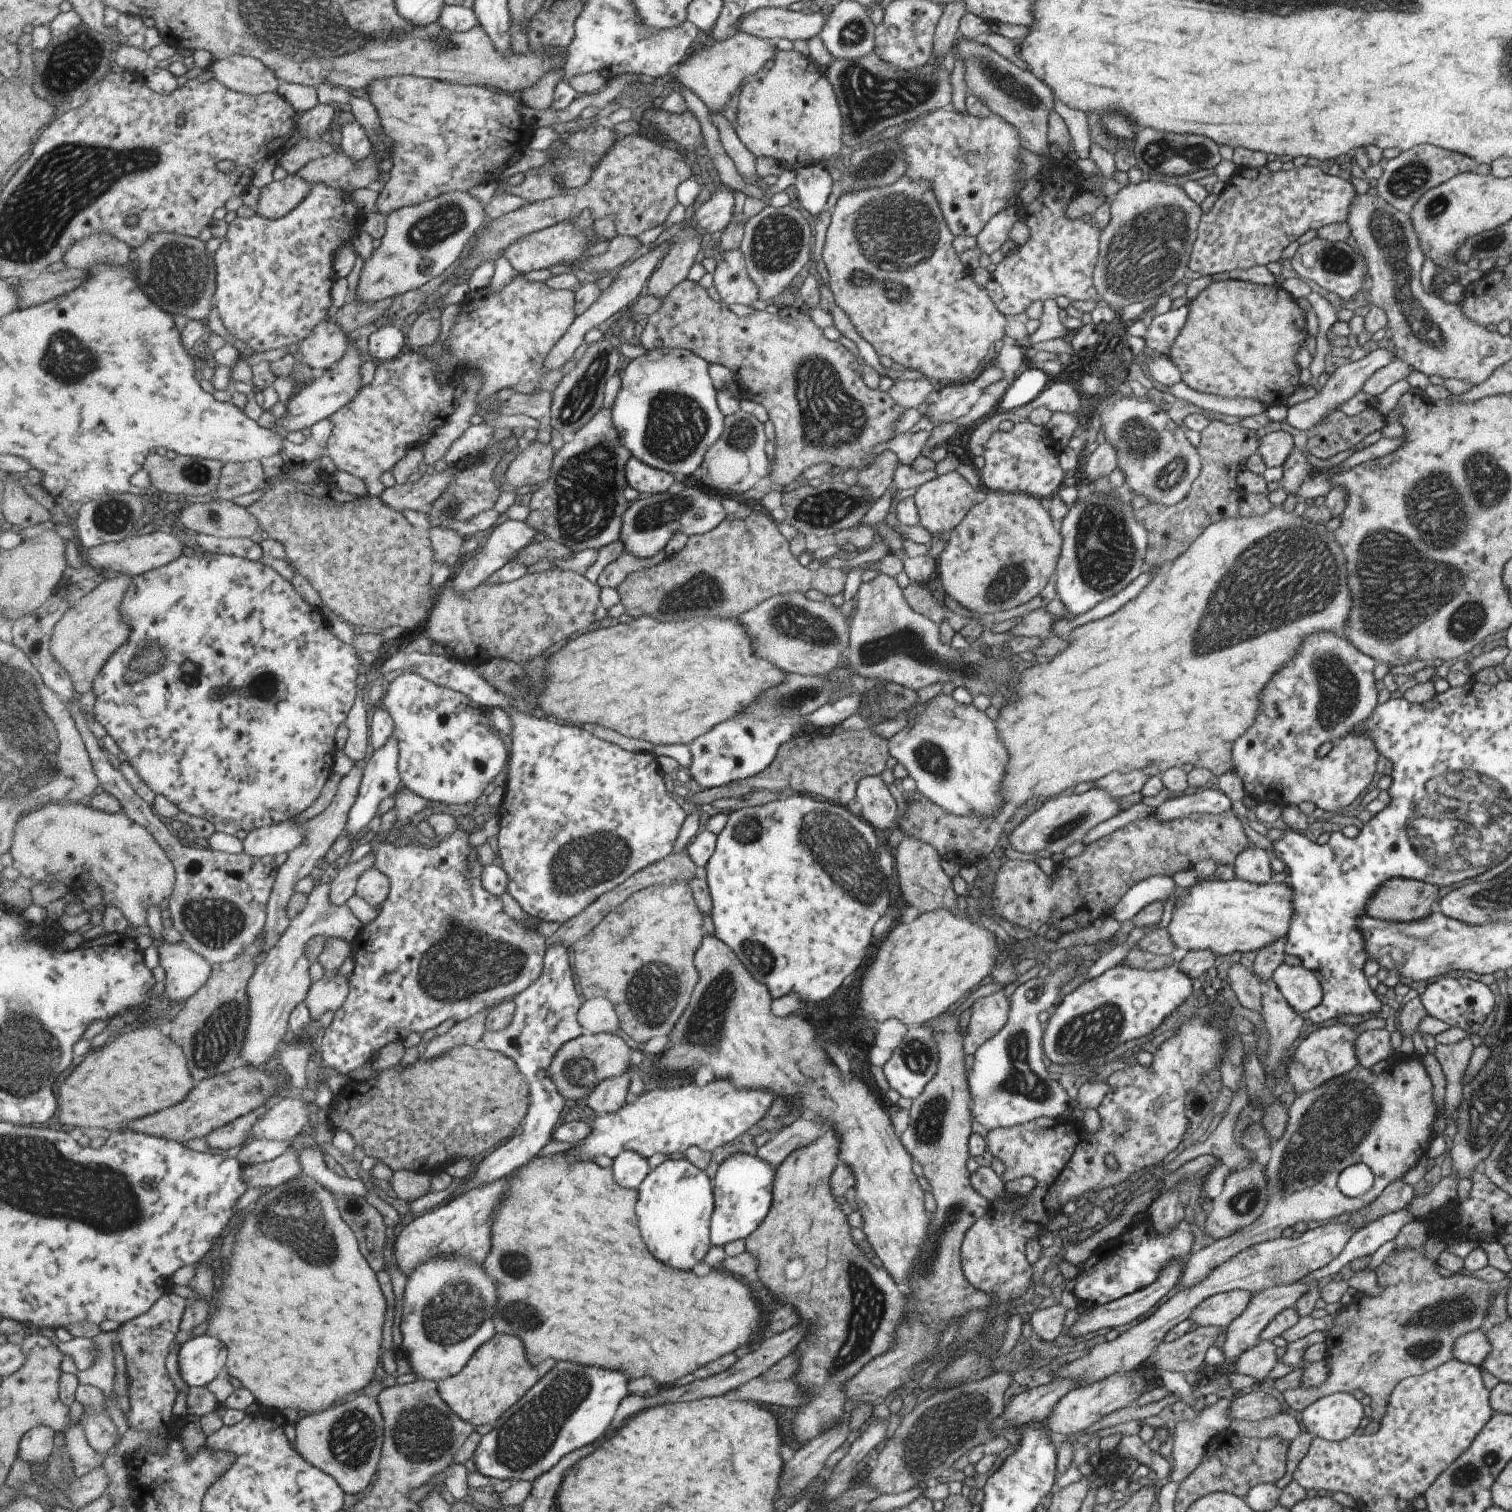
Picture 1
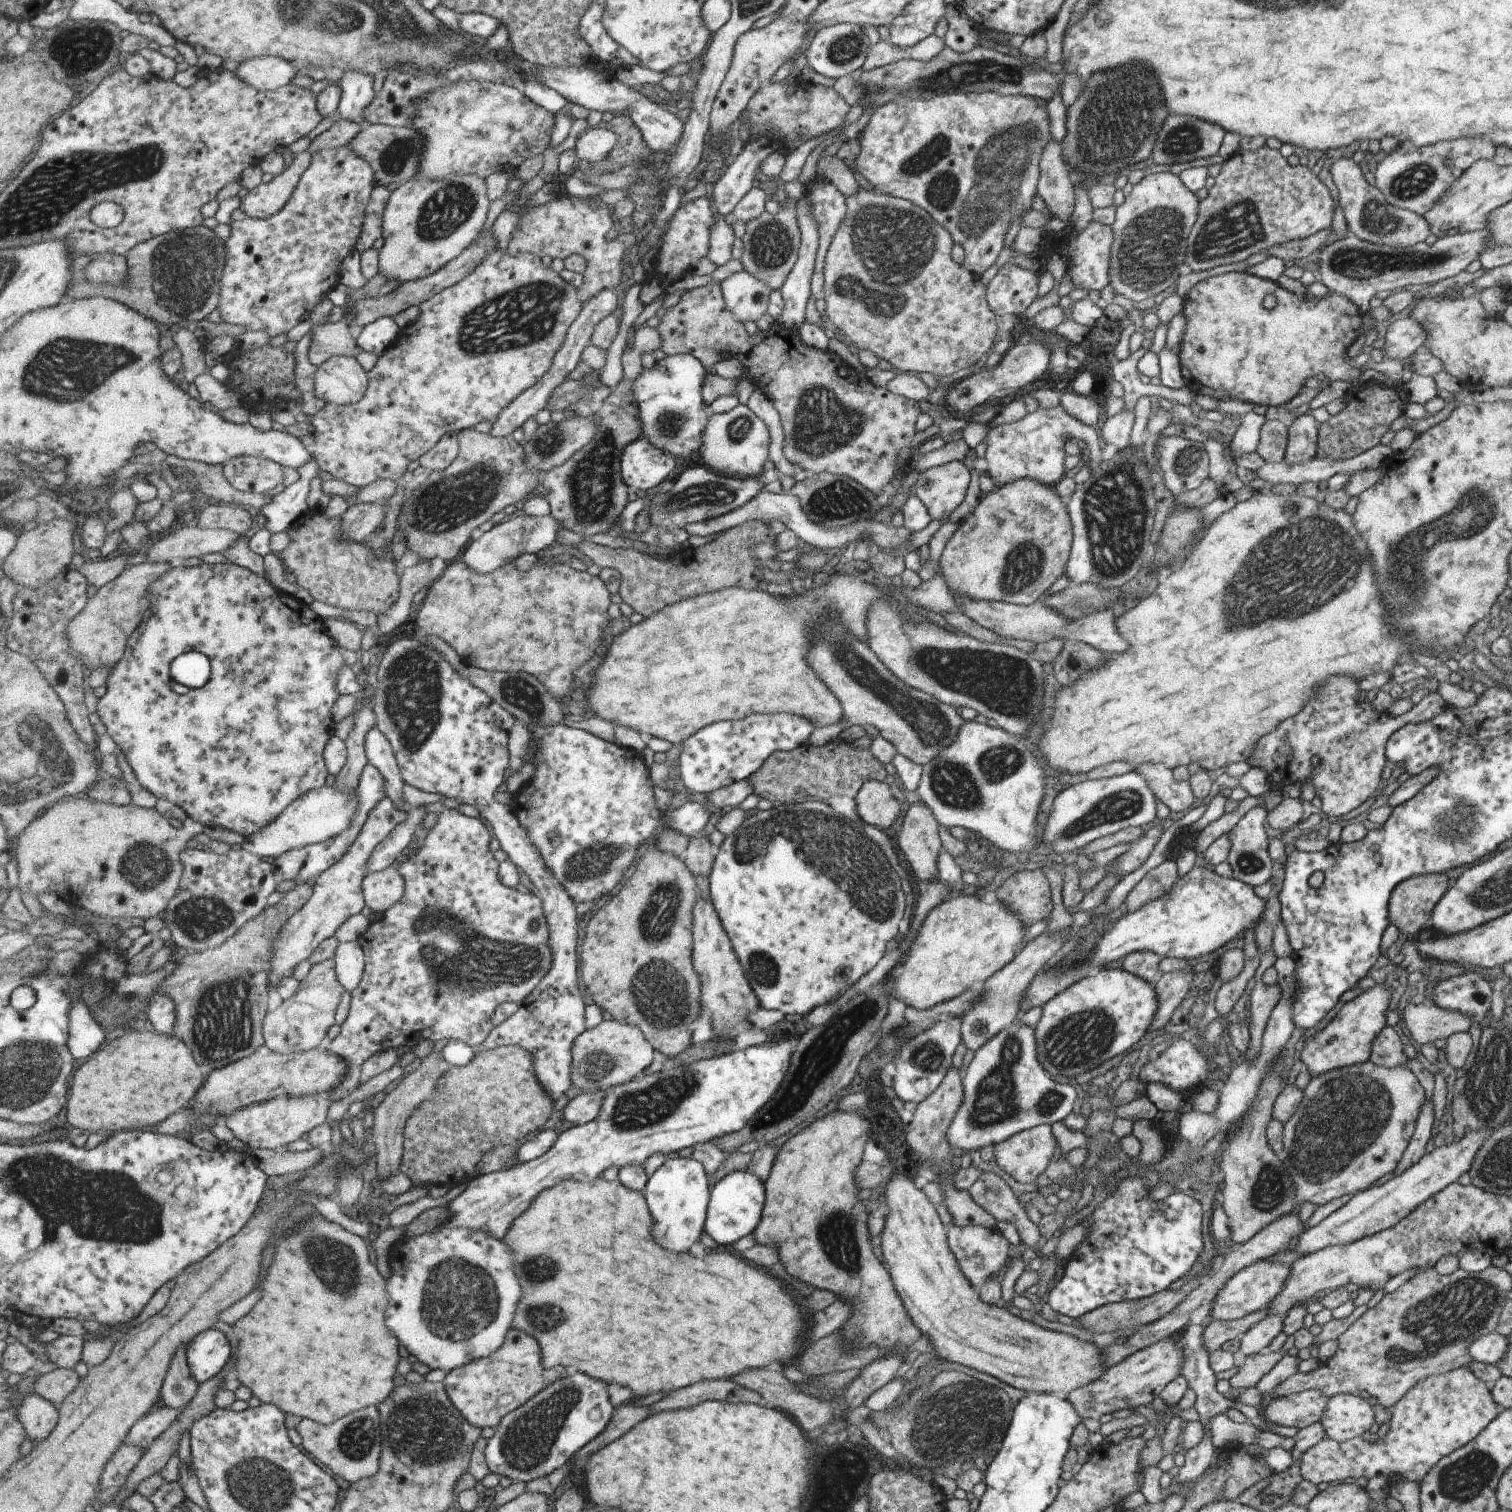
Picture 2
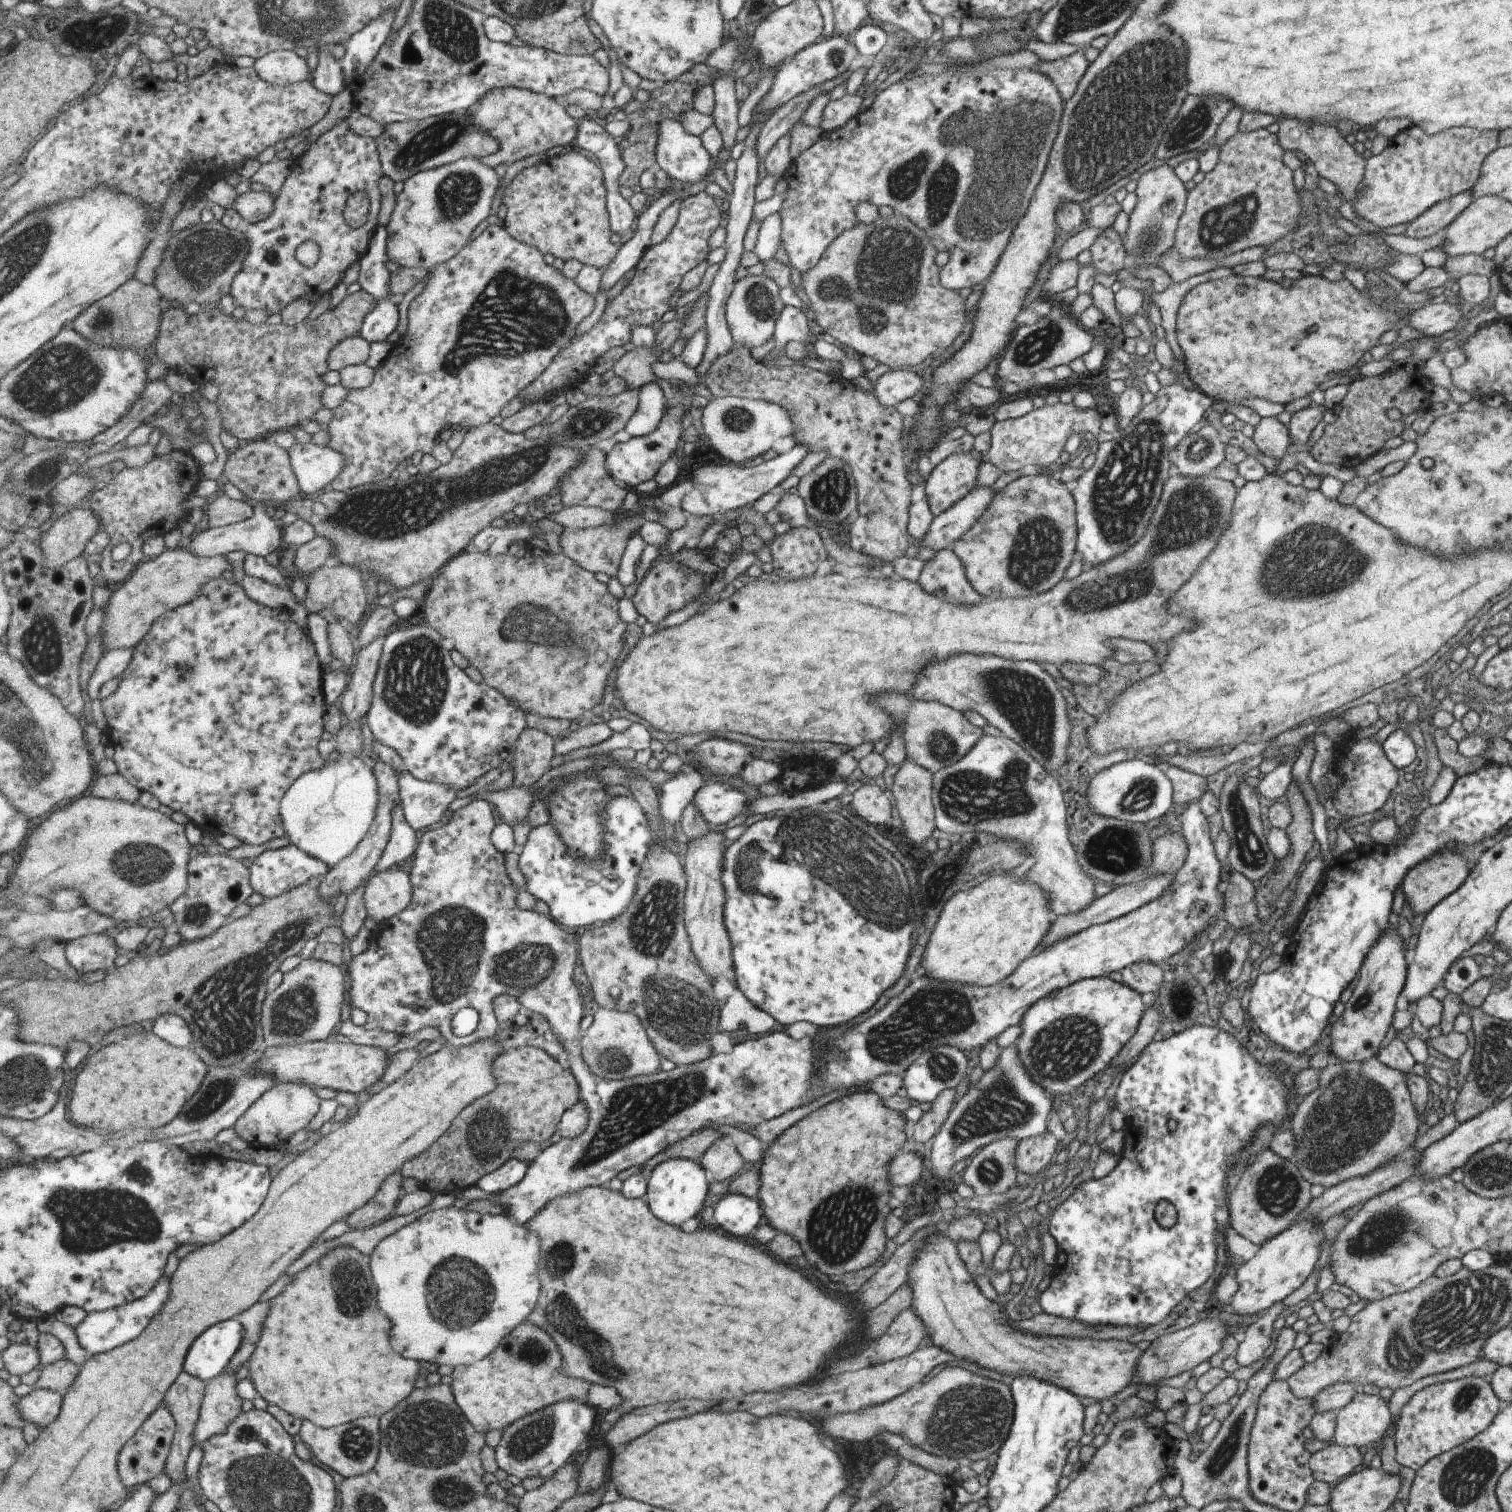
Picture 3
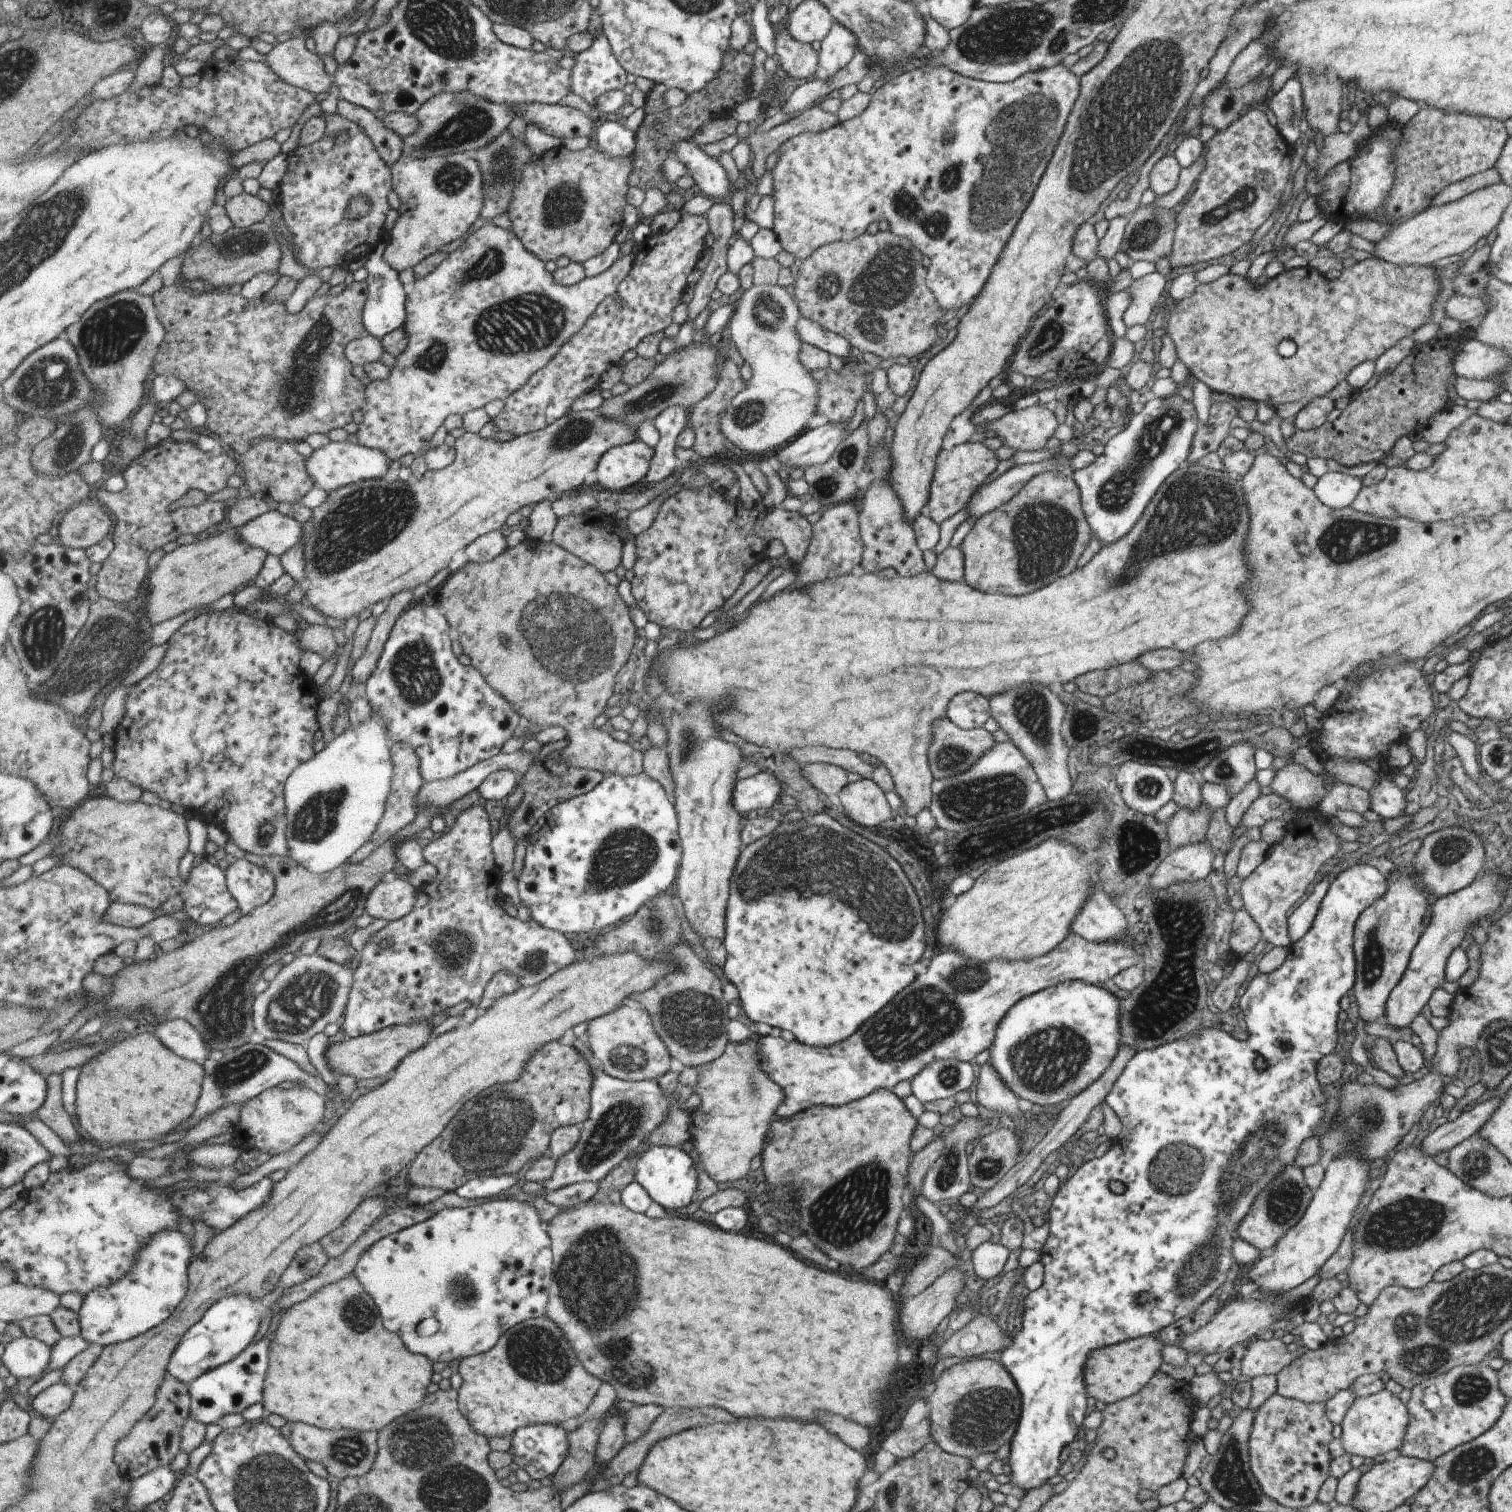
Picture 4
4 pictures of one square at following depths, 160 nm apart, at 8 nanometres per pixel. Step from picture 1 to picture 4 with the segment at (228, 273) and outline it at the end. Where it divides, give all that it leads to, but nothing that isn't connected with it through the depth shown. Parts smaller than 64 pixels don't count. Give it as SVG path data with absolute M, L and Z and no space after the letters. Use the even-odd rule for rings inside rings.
M338 113L327 115L325 122L328 132L324 139L289 154L288 171L284 174L279 186L282 218L292 236L294 252L298 257L298 262L310 269L348 265L355 260L367 258L376 248L377 243L386 237L383 226L387 220L387 212L391 208L387 196L391 190L394 190L392 168L383 162L376 144L360 124L353 123ZM339 130L346 131L350 136L349 141L342 145L333 142L333 138L337 137L333 133ZM357 194L366 195L372 205L364 217L357 222L351 222L345 219L345 210L347 210L349 200L355 198Z

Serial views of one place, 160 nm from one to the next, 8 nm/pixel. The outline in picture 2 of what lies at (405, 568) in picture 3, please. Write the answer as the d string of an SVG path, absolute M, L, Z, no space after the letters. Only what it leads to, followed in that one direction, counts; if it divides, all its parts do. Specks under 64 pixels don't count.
M467 427L459 432L460 453L455 462L442 471L426 473L418 478L413 490L408 490L403 506L397 516L397 527L405 532L406 546L419 555L419 561L445 559L448 564L459 560L462 552L467 548L481 524L491 520L503 508L525 501L529 494L540 491L542 474L532 471L524 463L525 450L523 445L508 437L494 437L489 433L477 432Z

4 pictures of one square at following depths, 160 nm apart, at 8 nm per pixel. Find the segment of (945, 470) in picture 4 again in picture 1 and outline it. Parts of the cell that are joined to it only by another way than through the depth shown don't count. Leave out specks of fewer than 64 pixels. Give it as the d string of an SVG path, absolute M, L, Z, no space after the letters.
M955 470L937 475L935 479L919 485L912 496L917 507L917 525L924 528L930 536L939 537L943 532L949 533L963 520L966 512L980 502L981 493L981 490L972 488Z

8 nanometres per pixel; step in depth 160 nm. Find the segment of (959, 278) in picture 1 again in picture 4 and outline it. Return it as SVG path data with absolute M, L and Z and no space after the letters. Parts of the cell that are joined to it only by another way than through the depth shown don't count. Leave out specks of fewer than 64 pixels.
M887 229L885 231L878 230L875 234L861 233L857 238L847 241L833 241L815 249L807 258L802 261L795 262L799 267L797 277L790 287L791 295L797 300L797 308L800 315L804 319L817 323L822 330L835 333L844 338L850 346L857 348L863 352L875 354L877 358L915 358L919 357L925 350L929 349L932 344L937 342L943 334L943 324L939 323L944 310L937 304L934 294L927 288L925 284L926 268L921 265L921 257L923 255L911 243L910 240L904 239L902 236L893 234L893 231Z

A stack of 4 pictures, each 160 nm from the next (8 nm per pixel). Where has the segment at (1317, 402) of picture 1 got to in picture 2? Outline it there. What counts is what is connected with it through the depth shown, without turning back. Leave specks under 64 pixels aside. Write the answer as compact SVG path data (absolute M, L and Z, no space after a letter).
M1399 315L1386 324L1385 341L1381 348L1383 360L1388 358L1403 362L1404 358L1421 349L1425 331L1410 316Z

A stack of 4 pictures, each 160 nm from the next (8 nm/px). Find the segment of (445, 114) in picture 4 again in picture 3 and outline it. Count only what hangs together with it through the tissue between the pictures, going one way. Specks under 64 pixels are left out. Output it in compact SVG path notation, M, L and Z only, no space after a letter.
M470 110L409 120L405 123L385 124L383 134L374 138L379 148L384 174L394 182L404 183L417 173L442 167L465 157L487 157L499 152L500 142L497 139L476 127L473 129L472 126Z

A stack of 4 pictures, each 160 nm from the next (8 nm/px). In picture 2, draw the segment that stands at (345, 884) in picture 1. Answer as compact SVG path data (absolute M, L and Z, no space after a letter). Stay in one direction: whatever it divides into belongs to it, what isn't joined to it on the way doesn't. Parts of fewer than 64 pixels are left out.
M419 806L408 813L408 818L403 821L375 851L372 852L371 863L368 864L368 872L374 873L385 870L391 865L396 865L395 860L411 846L411 838L415 829L423 822L425 810Z

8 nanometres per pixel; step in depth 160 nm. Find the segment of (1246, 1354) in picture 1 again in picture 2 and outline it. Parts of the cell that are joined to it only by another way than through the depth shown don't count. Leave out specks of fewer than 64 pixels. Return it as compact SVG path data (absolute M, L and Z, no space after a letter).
M1263 1350L1257 1354L1240 1356L1237 1371L1228 1380L1233 1388L1251 1388L1283 1355Z

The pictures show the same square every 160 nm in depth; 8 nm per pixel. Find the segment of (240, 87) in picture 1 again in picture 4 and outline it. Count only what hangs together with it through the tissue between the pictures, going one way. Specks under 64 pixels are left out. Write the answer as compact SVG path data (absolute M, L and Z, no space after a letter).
M298 27L292 40L279 43L265 62L290 85L319 93L329 90L331 78L325 70L325 62L315 50L309 51L299 34L308 30Z

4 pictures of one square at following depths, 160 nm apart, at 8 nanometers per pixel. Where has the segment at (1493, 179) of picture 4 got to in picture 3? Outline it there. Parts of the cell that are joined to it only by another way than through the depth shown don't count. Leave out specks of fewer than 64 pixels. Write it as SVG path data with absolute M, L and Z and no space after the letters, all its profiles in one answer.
M1463 191L1430 206L1423 214L1415 217L1409 224L1407 236L1423 238L1441 232L1471 202L1469 191Z

